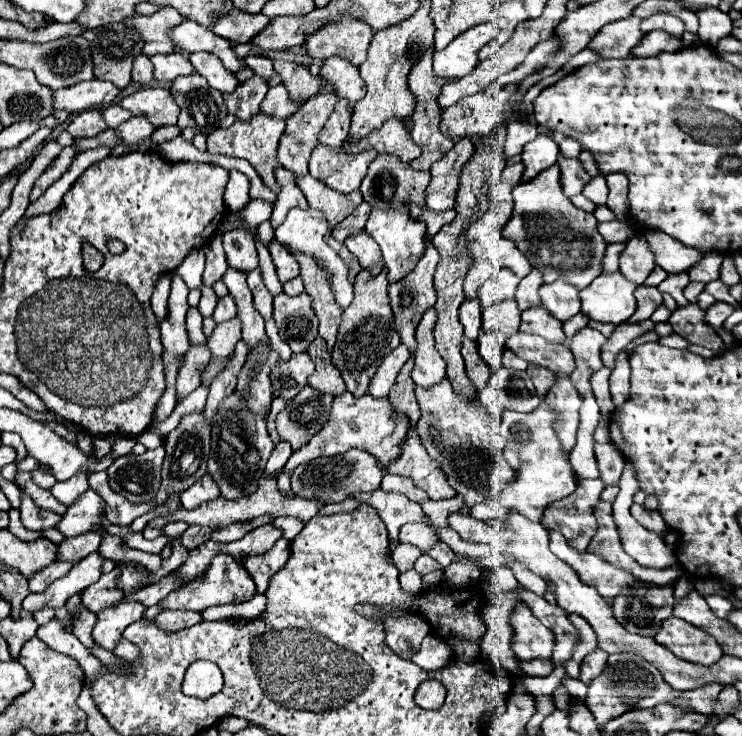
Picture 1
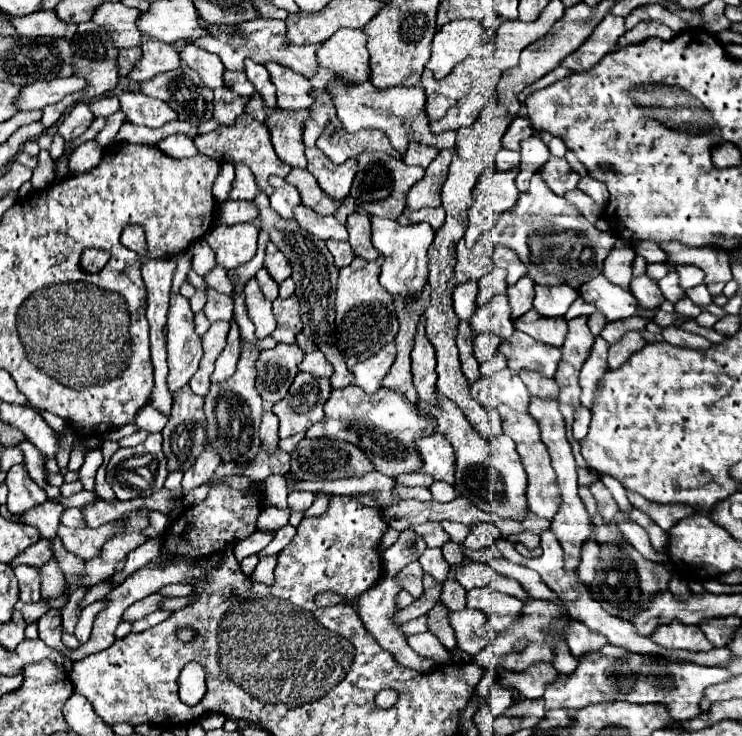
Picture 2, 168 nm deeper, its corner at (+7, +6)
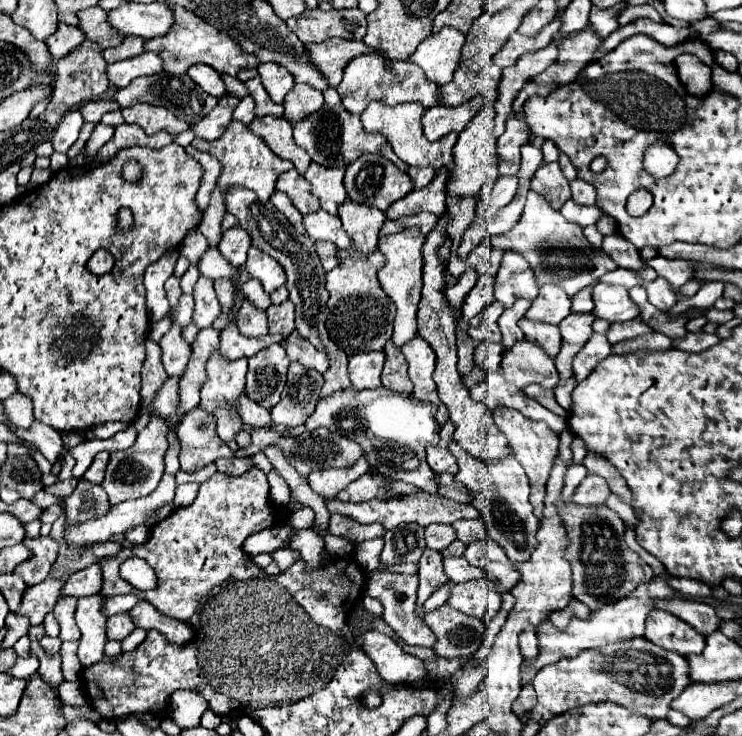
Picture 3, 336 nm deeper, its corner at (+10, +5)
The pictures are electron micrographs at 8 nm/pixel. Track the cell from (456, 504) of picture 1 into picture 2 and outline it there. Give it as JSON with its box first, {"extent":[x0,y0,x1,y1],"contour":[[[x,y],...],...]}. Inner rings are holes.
{"extent":[442,521,468,542],"contour":[[[442,521],[442,528],[450,534],[450,538],[454,540],[454,542],[464,542],[466,540],[466,536],[468,536],[468,530],[466,530],[466,526],[460,522],[454,521]]]}

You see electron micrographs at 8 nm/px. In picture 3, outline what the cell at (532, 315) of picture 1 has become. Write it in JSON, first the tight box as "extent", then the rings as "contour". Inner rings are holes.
{"extent":[519,319,561,357],"contour":[[[521,319],[519,323],[521,331],[525,333],[525,339],[539,345],[547,355],[555,357],[559,353],[561,347],[561,333],[557,325],[549,325],[549,323],[537,323],[531,319]]]}

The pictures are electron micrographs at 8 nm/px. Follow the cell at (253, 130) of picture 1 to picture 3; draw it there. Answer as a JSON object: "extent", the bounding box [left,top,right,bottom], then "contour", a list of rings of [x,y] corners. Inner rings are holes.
{"extent":[191,121,293,203],"contour":[[[231,121],[227,131],[223,133],[223,137],[215,139],[215,141],[205,141],[205,139],[199,139],[195,137],[193,143],[191,143],[195,149],[199,151],[205,151],[213,157],[217,157],[223,165],[223,173],[217,181],[219,187],[229,187],[229,185],[239,185],[239,187],[247,187],[251,191],[257,193],[257,197],[265,203],[269,201],[271,193],[275,191],[275,181],[281,173],[293,169],[293,163],[289,161],[283,161],[279,159],[267,145],[263,139],[259,139],[257,135],[253,135],[249,131],[247,125],[243,125],[241,121]]]}

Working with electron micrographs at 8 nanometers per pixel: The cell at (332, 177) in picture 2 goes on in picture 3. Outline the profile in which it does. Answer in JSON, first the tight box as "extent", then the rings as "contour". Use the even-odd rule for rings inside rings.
{"extent":[305,163,347,213],"contour":[[[311,163],[305,173],[305,179],[311,183],[311,193],[321,199],[321,207],[327,213],[337,213],[339,205],[347,197],[343,175],[345,175],[345,167],[329,169],[329,167],[321,167],[319,163]]]}

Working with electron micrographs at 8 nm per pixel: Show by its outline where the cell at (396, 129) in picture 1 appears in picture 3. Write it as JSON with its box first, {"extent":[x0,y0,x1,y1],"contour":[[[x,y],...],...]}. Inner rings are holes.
{"extent":[293,105,387,167],"contour":[[[325,105],[317,113],[311,113],[293,129],[293,133],[295,133],[295,143],[303,147],[315,163],[325,167],[341,167],[341,163],[349,165],[351,161],[361,157],[361,153],[379,153],[381,147],[387,143],[387,139],[379,133],[363,133],[359,115],[341,111],[339,105],[333,107]]]}

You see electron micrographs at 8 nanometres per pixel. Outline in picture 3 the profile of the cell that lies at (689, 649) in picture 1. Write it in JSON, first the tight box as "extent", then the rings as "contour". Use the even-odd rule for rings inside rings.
{"extent":[645,609,705,657],"contour":[[[661,609],[651,611],[647,619],[645,639],[667,651],[675,651],[683,657],[691,653],[701,653],[705,649],[703,635],[697,635],[697,631],[689,627],[685,621]]]}

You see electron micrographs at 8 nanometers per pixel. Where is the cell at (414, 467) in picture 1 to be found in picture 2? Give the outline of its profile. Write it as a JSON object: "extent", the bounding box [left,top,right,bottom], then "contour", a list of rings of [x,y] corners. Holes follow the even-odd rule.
{"extent":[418,434,456,484],"contour":[[[444,434],[420,438],[418,450],[420,450],[420,456],[424,460],[422,472],[432,474],[436,480],[454,484],[454,472],[456,472],[454,448]]]}

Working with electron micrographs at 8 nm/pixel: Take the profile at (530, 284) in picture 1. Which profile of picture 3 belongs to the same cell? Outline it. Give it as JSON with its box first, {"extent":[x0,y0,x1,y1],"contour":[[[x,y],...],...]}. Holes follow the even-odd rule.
{"extent":[499,299,531,349],"contour":[[[517,299],[517,303],[513,303],[513,307],[505,309],[505,313],[499,317],[499,327],[503,333],[503,347],[511,349],[515,341],[523,339],[523,331],[519,329],[517,321],[521,317],[525,317],[525,311],[531,307],[531,303],[527,299]]]}

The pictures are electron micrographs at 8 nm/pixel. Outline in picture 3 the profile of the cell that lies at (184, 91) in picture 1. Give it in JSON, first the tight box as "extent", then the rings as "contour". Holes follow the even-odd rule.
{"extent":[113,73,217,125],"contour":[[[159,73],[159,75],[149,75],[149,77],[137,77],[133,83],[129,83],[125,89],[119,89],[117,95],[113,97],[121,107],[131,107],[135,103],[151,103],[151,105],[161,105],[175,113],[179,119],[185,119],[189,125],[199,123],[215,105],[217,99],[211,95],[205,95],[189,75],[169,75],[169,73]]]}

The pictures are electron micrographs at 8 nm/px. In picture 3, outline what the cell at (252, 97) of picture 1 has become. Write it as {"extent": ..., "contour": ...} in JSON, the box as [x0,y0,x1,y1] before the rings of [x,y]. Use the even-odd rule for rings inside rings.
{"extent":[193,95,239,141],"contour":[[[223,95],[217,103],[219,105],[209,115],[205,115],[205,119],[201,119],[197,125],[193,125],[193,131],[197,137],[207,139],[207,141],[221,137],[227,129],[227,123],[231,121],[231,115],[233,115],[239,99],[235,99],[231,95]]]}

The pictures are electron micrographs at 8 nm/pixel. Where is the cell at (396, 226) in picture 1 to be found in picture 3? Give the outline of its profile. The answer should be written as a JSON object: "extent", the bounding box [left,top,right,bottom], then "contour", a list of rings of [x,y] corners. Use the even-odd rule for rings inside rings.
{"extent":[379,227,425,347],"contour":[[[417,227],[405,229],[395,235],[385,235],[379,237],[379,251],[385,255],[385,265],[379,269],[379,283],[383,291],[391,297],[391,301],[397,305],[397,315],[395,315],[395,329],[393,329],[393,343],[397,347],[405,345],[409,339],[415,337],[417,333],[417,305],[421,299],[421,247],[425,243],[425,235]]]}

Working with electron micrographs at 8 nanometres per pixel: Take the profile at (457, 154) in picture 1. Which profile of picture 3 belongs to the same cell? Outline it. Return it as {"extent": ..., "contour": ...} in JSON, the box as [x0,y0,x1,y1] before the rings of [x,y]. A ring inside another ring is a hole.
{"extent":[387,167,449,219],"contour":[[[441,167],[441,171],[435,173],[435,179],[433,179],[433,183],[429,183],[429,187],[423,187],[421,191],[413,189],[403,199],[395,201],[387,209],[387,217],[399,219],[399,217],[405,217],[405,215],[415,215],[419,211],[429,211],[429,213],[435,213],[435,215],[445,213],[447,175],[449,175],[449,169]]]}

